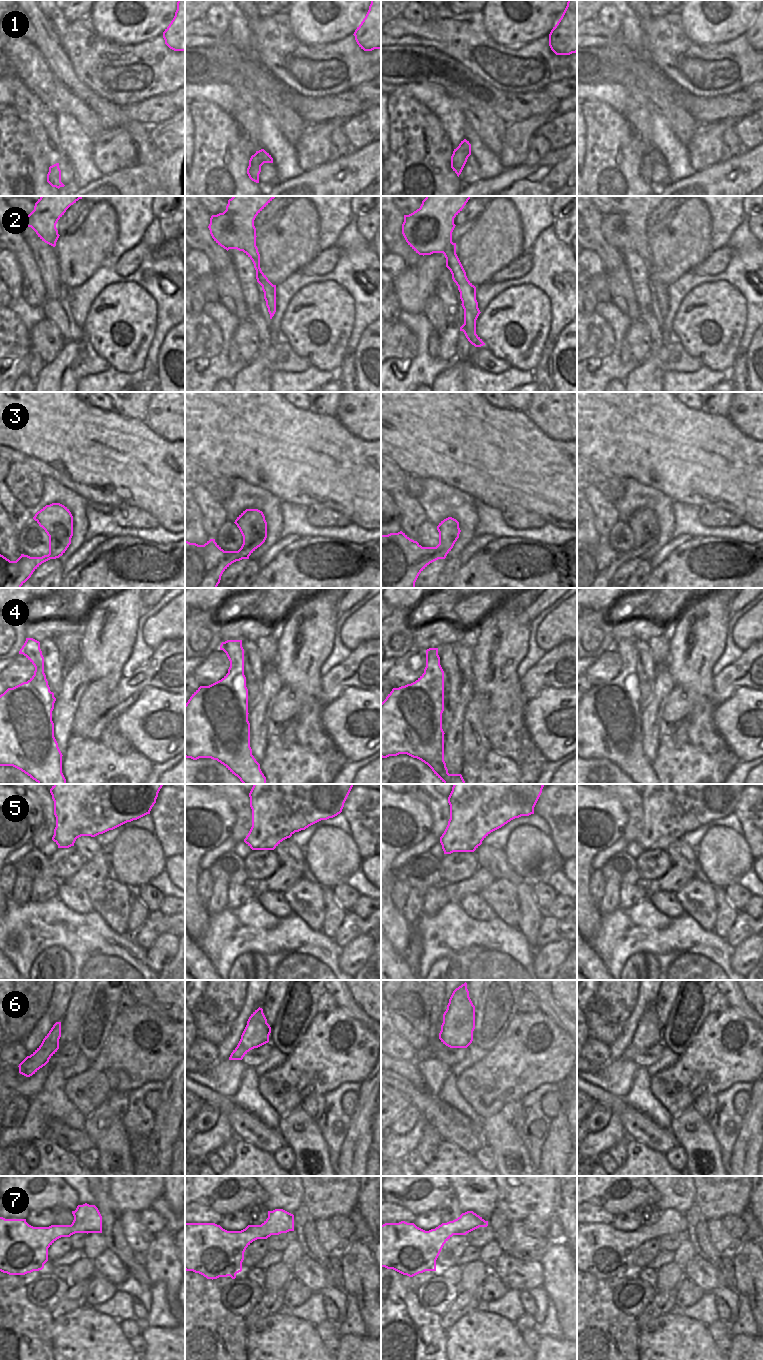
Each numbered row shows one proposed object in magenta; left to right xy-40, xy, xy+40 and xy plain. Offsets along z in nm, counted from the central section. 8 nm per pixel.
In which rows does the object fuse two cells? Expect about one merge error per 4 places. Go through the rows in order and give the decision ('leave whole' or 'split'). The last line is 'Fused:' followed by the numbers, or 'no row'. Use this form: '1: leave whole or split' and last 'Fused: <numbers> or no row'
1: split
2: leave whole
3: leave whole
4: leave whole
5: leave whole
6: leave whole
7: leave whole
Fused: 1

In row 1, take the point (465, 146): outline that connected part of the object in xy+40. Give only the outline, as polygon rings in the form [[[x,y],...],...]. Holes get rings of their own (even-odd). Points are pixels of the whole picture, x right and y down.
[[[464,139],[454,151],[464,151],[468,158],[471,155],[471,144]]]

